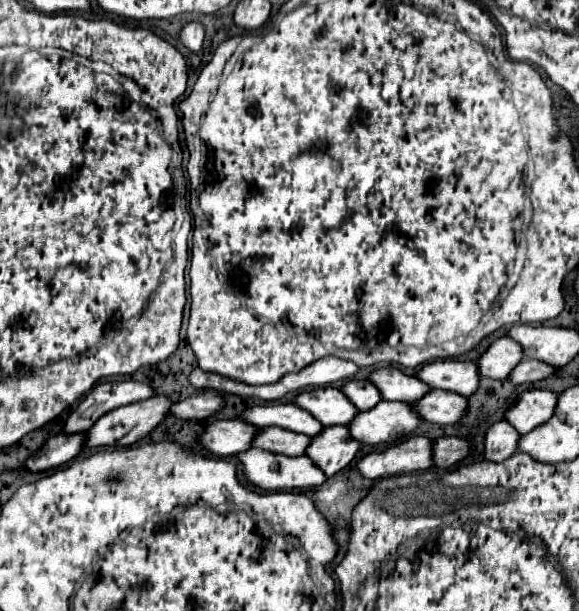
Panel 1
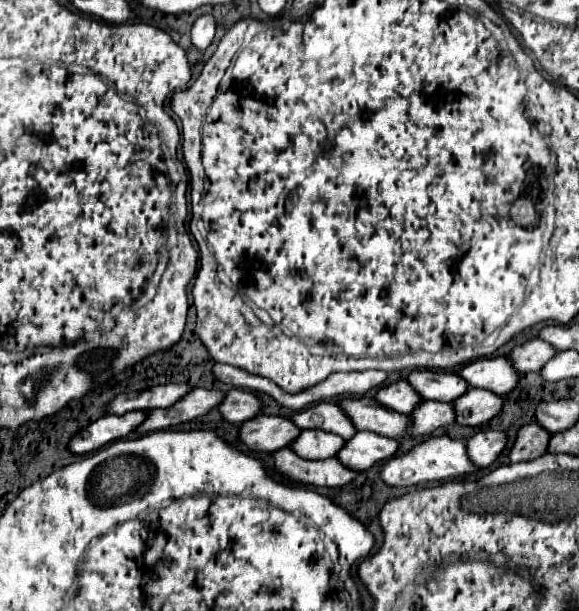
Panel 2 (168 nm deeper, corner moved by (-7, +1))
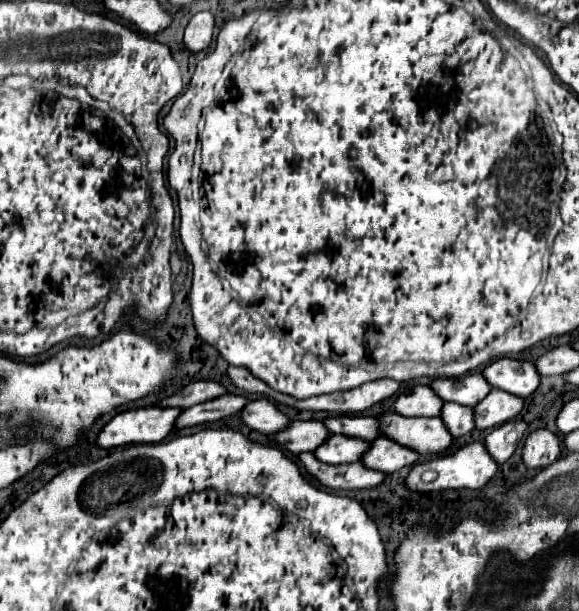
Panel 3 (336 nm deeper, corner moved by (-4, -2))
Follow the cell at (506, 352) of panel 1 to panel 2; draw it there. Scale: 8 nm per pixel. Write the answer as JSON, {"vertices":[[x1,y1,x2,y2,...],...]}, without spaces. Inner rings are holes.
{"vertices":[[530,339,524,345,518,345,508,359,514,363,516,371,520,371,522,375,528,371,540,371,558,351,552,349,550,343,542,341,542,339]]}

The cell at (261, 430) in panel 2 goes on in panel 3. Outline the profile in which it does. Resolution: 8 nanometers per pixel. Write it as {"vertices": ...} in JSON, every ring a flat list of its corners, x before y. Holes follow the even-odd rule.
{"vertices":[[291,422,285,430,271,434,273,442,281,448,287,446,291,454,299,452,313,452,325,438,329,436,323,422]]}

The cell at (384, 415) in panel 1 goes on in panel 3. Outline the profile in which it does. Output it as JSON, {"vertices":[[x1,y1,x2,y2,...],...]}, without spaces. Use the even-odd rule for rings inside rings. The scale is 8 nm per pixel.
{"vertices":[[445,402,439,418,443,420,443,424,451,432,451,436,463,436,473,430,473,410,467,406]]}

